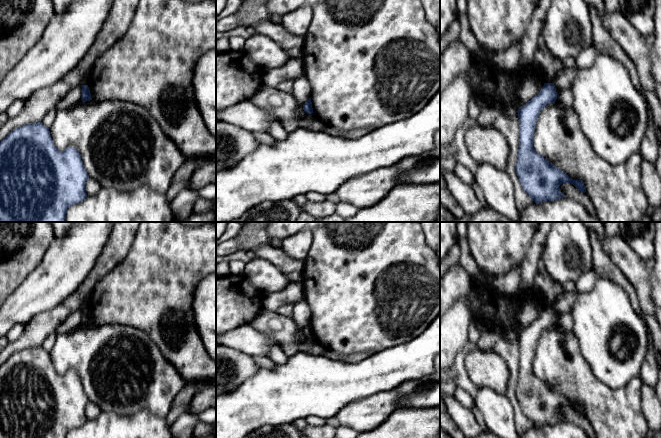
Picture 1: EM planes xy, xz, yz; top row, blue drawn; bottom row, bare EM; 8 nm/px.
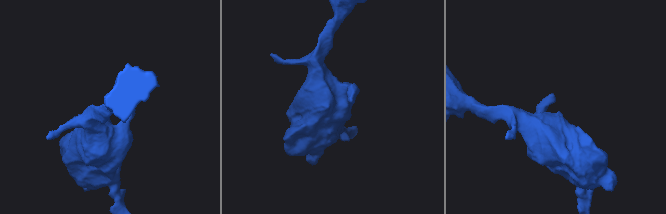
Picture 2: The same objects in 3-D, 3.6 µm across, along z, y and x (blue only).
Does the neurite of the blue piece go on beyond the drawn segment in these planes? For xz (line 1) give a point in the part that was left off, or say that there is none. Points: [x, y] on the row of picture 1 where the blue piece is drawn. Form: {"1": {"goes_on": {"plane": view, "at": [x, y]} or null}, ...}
{"1": {"goes_on": null}}

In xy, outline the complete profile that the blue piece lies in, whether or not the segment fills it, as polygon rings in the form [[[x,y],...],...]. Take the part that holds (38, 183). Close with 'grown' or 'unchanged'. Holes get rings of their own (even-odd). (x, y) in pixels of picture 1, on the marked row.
[[[42,122],[16,128],[0,142],[0,222],[66,222],[68,208],[87,197],[85,185],[88,178],[89,175],[84,168],[79,151],[74,147],[67,147],[63,151],[58,150],[51,138],[49,128]]]; unchanged

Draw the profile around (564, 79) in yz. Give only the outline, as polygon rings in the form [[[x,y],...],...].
[[[577,65],[571,68],[563,68],[556,75],[554,85],[556,89],[571,88],[573,80],[579,71]]]

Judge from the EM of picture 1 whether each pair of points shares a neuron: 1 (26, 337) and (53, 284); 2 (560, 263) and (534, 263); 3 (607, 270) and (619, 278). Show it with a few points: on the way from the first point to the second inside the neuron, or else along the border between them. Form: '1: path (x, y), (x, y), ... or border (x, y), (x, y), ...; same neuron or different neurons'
1: border (59, 303), (50, 309), (36, 313), (24, 325); different neurons
2: border (546, 240), (540, 257), (540, 265); different neurons
3: path (610, 271), (616, 276); same neuron

